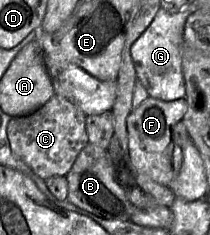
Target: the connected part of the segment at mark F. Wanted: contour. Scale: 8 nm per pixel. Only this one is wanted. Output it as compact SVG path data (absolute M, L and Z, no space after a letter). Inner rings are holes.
M149 97L126 120L128 149L131 163L152 181L168 187L177 177L182 167L183 153L181 146L173 139L174 125L183 120L187 111L185 99L163 101Z

